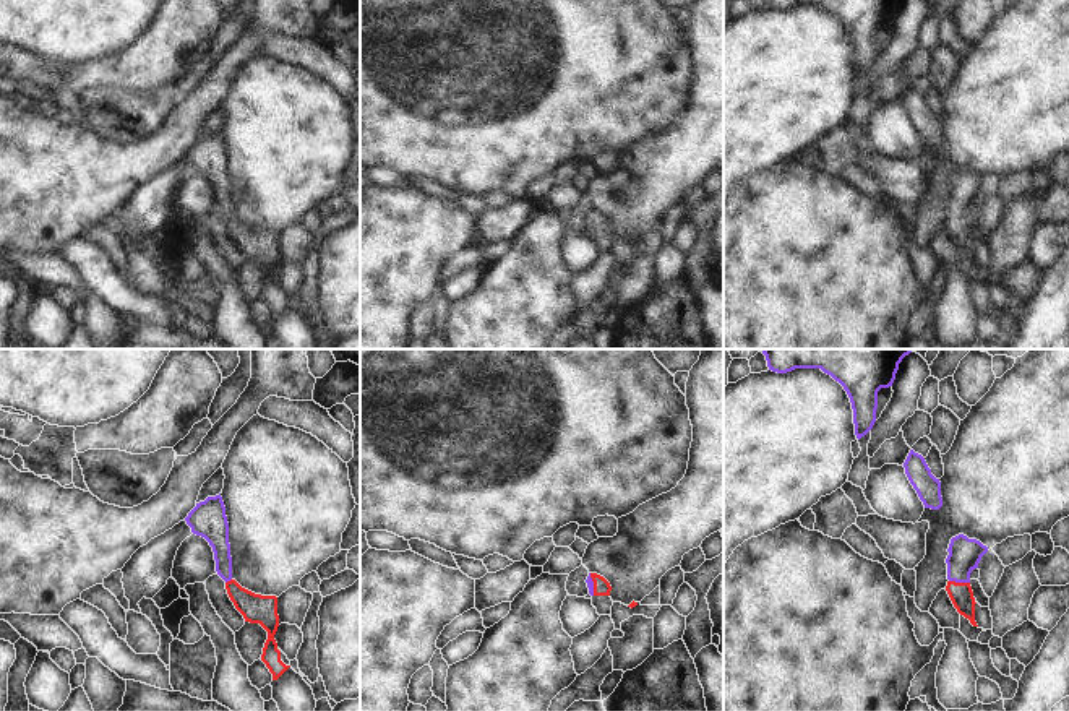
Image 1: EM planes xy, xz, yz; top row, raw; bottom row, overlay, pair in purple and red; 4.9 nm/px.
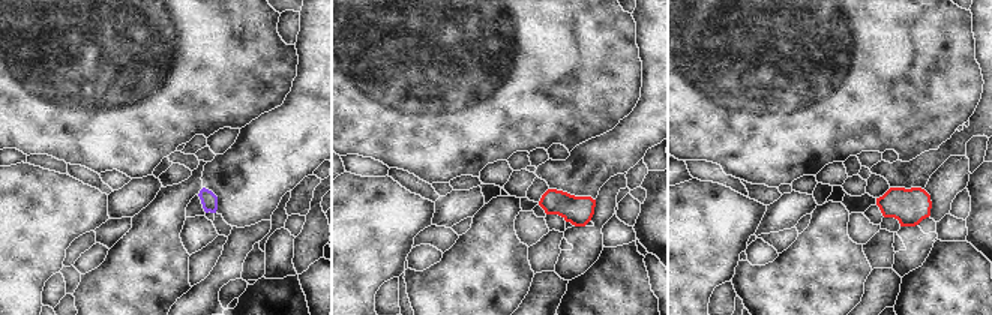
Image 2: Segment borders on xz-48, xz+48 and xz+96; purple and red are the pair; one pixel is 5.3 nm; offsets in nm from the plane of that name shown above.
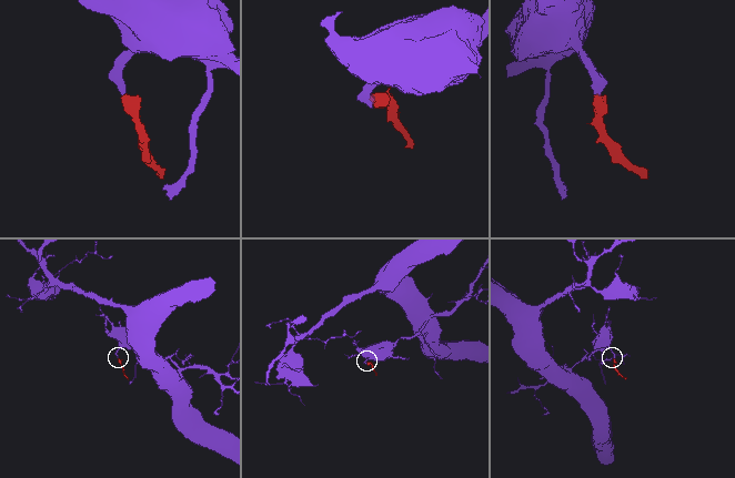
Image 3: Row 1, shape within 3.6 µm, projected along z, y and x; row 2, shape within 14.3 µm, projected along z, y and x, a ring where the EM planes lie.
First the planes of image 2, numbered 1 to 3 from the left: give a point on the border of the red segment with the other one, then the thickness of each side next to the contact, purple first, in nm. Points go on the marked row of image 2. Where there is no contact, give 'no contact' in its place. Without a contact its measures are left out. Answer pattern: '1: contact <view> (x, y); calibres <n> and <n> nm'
1: no contact
2: no contact
3: no contact

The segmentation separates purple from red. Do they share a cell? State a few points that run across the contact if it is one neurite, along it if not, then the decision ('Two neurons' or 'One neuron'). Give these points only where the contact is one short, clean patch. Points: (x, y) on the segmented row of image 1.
Line: yz (964, 555), (959, 565), (959, 581), (961, 594). One neuron.

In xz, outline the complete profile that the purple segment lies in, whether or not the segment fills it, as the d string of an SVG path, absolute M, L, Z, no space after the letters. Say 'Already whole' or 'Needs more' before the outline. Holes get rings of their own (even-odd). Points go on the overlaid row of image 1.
Needs more. M589 573L586 583L590 596L610 596L612 586L603 576Z

